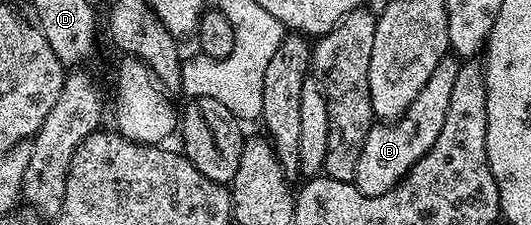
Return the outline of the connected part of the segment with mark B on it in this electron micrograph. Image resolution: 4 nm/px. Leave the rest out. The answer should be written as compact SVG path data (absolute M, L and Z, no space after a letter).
M446 57L435 65L435 73L431 73L427 85L419 89L419 97L411 101L411 105L399 118L388 125L374 125L367 133L367 141L363 141L363 153L359 153L359 166L355 168L353 184L367 197L379 197L387 193L398 181L416 165L419 157L435 145L435 137L439 137L439 129L443 129L443 121L447 118L447 104L451 101L451 88L455 85L455 73L459 63L456 58Z

